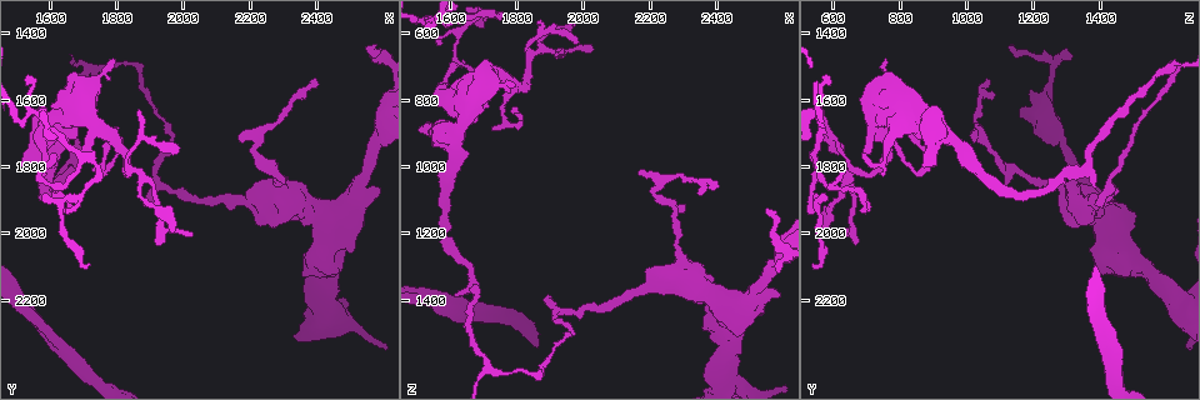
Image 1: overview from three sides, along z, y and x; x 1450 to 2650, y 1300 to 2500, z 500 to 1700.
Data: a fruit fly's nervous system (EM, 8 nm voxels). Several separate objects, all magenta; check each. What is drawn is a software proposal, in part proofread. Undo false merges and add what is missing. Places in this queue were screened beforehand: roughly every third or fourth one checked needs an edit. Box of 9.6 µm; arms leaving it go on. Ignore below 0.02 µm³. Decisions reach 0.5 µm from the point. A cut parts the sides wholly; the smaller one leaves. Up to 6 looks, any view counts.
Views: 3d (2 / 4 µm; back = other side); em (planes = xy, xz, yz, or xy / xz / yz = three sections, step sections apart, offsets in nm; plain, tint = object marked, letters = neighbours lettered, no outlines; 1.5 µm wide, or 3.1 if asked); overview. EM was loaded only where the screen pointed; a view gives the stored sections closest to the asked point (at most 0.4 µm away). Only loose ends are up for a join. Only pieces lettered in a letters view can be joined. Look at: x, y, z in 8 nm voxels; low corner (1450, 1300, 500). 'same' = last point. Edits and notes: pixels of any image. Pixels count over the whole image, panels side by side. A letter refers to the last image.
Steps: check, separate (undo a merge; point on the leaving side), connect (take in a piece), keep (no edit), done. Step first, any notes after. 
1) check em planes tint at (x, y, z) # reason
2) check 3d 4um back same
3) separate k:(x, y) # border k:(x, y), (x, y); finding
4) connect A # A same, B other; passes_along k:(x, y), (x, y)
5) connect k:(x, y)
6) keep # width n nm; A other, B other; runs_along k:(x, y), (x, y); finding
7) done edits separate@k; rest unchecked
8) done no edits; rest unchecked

check 3d 2um at (1530, 1560, 590) # thin end

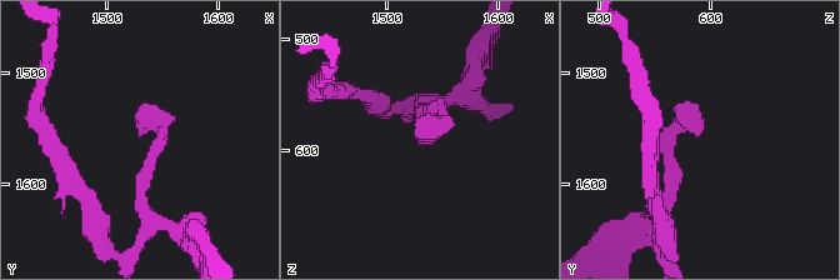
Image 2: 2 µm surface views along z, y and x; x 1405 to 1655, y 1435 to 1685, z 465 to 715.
check em planes tint at (1532, 1556, 592) # now the EM

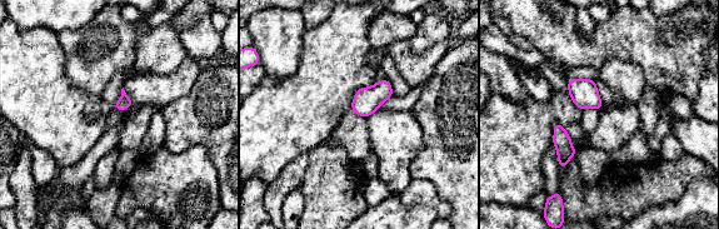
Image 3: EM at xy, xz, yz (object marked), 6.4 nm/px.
check em planes letters same

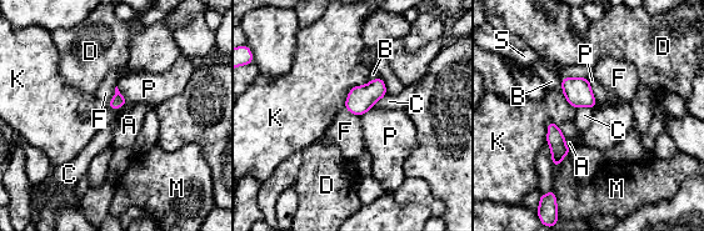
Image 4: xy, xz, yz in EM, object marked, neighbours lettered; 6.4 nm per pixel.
keep # width 90 nm; A other, B other, C other, D other, F other, K other, M other, P other, S other; none of them fits

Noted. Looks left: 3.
check em yz step 4 letters at (1990, 1760, 630) # free end

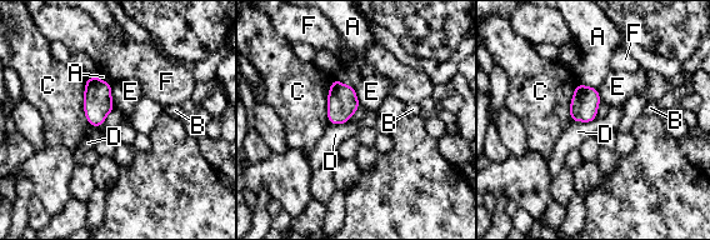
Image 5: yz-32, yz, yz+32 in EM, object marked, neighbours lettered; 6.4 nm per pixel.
check em planes letters same

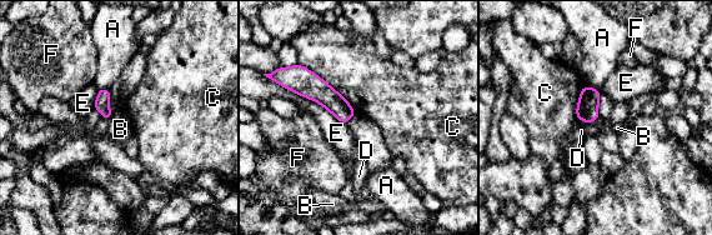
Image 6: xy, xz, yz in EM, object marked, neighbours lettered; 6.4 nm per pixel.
keep # width 90 nm; A other, B other, C other, D other, E other, F other; border 6:(114, 113), (109, 119); none of them fits

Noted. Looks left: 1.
done no edits; rest unchecked

